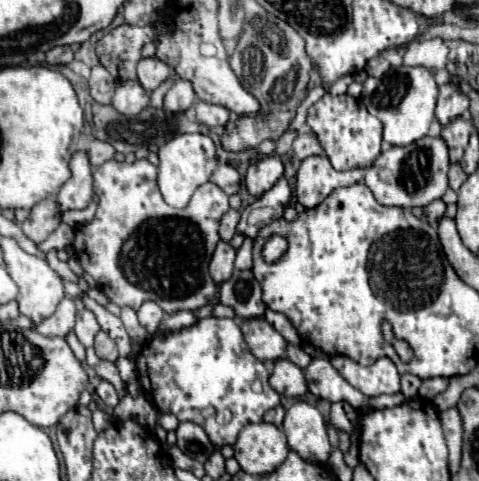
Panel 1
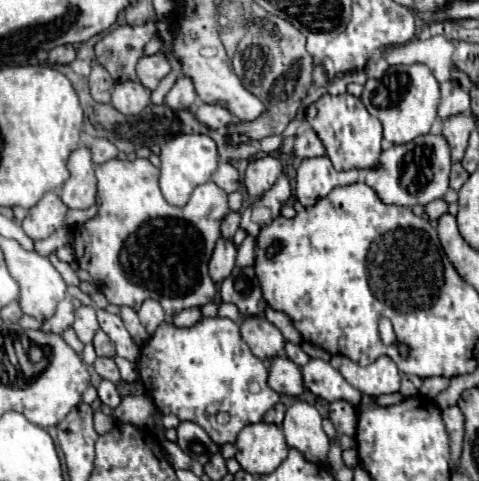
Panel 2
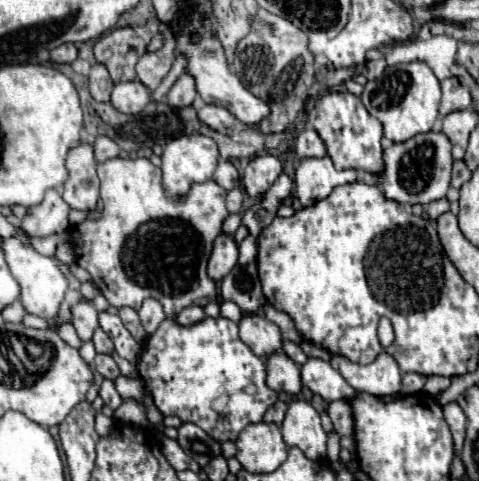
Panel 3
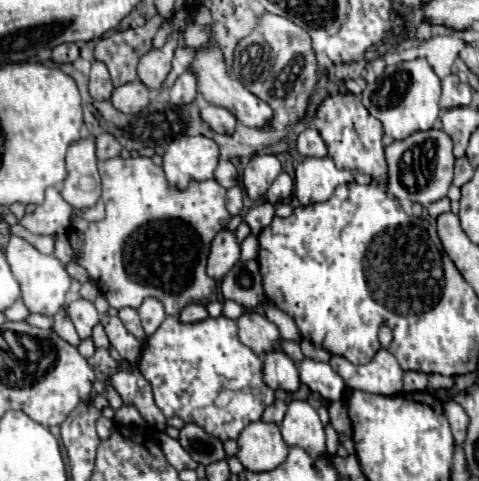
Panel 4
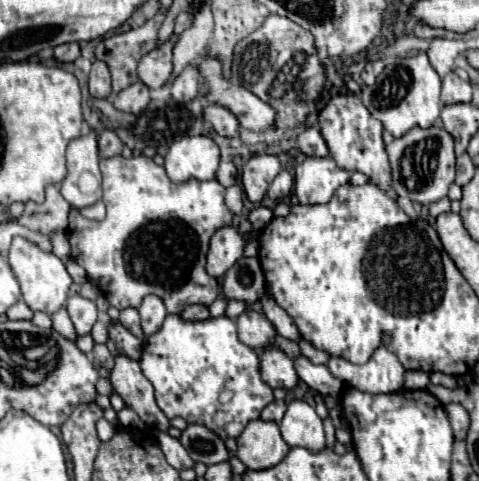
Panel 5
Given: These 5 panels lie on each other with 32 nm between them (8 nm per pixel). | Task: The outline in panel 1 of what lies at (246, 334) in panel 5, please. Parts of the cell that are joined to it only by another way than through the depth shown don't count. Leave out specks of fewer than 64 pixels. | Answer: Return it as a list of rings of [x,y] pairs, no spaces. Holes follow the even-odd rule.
[[[266,318],[244,320],[242,334],[250,352],[262,362],[274,362],[286,354],[286,340],[282,334],[266,322]]]

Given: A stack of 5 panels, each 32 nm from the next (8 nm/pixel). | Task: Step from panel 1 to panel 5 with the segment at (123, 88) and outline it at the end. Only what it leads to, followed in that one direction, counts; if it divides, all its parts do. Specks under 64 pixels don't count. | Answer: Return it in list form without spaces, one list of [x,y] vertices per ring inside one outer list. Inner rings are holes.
[[[142,82],[130,84],[126,90],[122,90],[120,94],[116,94],[114,98],[114,106],[122,112],[142,112],[150,102],[150,88]]]

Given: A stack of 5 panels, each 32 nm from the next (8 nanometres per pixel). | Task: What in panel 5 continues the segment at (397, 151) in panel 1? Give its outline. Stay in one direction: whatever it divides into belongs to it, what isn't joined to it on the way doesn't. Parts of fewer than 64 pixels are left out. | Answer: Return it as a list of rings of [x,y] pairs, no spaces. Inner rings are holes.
[[[438,126],[430,128],[412,128],[400,138],[394,138],[388,146],[388,156],[392,164],[392,176],[394,176],[394,192],[398,196],[406,196],[420,204],[432,204],[438,202],[448,194],[448,186],[454,182],[454,140],[452,136]]]

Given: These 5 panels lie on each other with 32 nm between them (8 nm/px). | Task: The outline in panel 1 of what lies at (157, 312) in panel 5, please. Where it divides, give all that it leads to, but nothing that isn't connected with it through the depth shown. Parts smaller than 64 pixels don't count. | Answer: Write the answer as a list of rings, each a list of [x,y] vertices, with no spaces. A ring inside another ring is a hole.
[[[152,300],[144,302],[144,304],[140,306],[140,310],[138,310],[138,320],[140,320],[140,324],[142,324],[150,334],[156,332],[156,328],[158,328],[160,322],[162,322],[162,318],[164,318],[164,310],[162,310],[156,302],[152,302]]]

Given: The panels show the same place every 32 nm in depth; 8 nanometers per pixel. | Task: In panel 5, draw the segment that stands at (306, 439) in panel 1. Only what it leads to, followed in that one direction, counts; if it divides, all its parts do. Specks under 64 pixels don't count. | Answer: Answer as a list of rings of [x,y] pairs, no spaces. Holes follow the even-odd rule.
[[[292,400],[280,422],[282,438],[288,446],[302,446],[310,452],[320,452],[326,448],[322,420],[316,410],[304,400]]]

